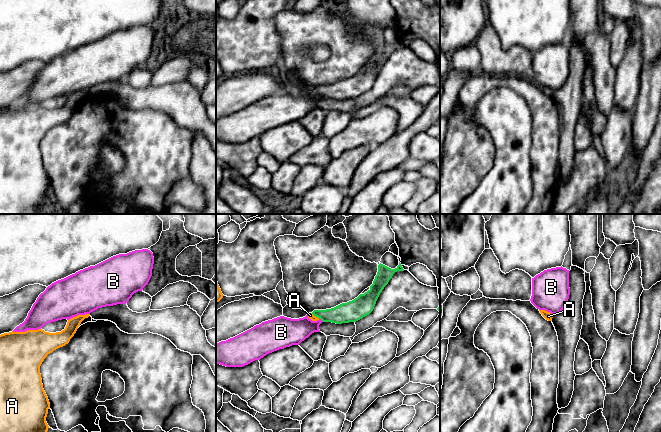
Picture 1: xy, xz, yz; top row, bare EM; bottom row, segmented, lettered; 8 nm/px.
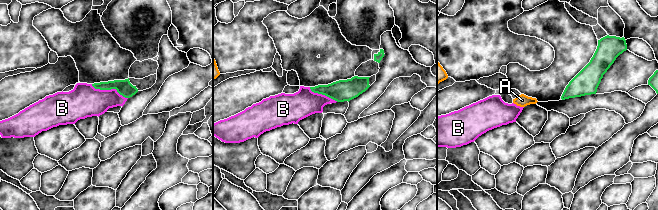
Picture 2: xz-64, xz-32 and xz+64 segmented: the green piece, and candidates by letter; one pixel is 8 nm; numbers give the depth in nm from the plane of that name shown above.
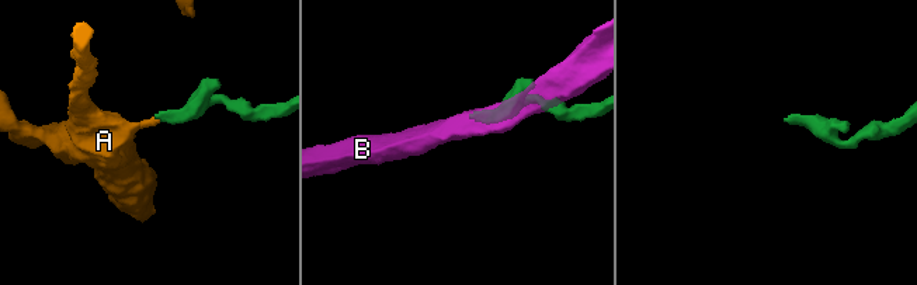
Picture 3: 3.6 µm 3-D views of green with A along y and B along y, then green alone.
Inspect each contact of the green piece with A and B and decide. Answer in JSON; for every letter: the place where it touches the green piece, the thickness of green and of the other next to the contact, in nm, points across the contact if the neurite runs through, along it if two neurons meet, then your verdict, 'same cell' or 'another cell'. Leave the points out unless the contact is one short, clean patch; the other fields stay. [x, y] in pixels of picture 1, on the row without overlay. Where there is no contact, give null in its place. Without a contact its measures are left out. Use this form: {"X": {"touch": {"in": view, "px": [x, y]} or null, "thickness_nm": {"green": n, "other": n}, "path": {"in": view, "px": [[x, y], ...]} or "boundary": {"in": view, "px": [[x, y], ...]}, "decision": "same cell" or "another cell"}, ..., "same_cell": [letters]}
{"A": {"touch": {"in": "xz", "px": [315, 91]}, "thickness_nm": {"green": 160, "other": 50}, "path": {"in": "xz", "px": [[346, 88], [341, 90], [315, 91], [310, 91]]}, "decision": "same cell"}, "B": {"touch": {"in": "xz", "px": [321, 95]}, "thickness_nm": {"green": 160, "other": 200}, "boundary": {"in": "xz", "px": [[319, 93], [323, 97]]}, "decision": "another cell"}, "same_cell": ["A"]}

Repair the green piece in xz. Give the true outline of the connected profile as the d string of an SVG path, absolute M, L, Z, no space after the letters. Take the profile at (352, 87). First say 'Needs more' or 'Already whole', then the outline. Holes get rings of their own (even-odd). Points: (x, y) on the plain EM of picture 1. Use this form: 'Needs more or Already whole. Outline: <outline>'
Needs more. Outline: M400 38L395 45L380 39L373 60L367 68L360 70L352 77L342 79L334 84L314 86L312 89L308 89L308 94L312 97L321 95L323 98L336 100L356 98L362 95L373 87L380 69L397 47L404 47Z

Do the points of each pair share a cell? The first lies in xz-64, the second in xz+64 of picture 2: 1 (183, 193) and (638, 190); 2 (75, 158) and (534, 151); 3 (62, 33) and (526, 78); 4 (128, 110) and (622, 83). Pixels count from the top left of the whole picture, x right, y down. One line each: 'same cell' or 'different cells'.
1: different cells
2: same cell
3: same cell
4: same cell

